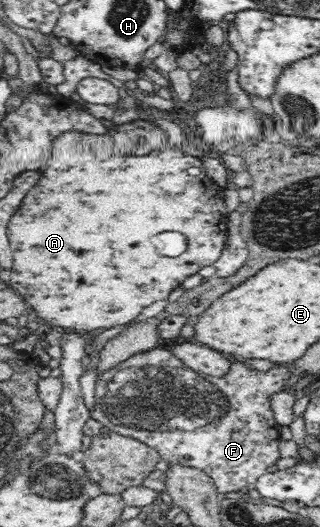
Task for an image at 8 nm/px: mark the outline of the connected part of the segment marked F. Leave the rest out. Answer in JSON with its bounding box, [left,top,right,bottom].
[90,349,294,493]

